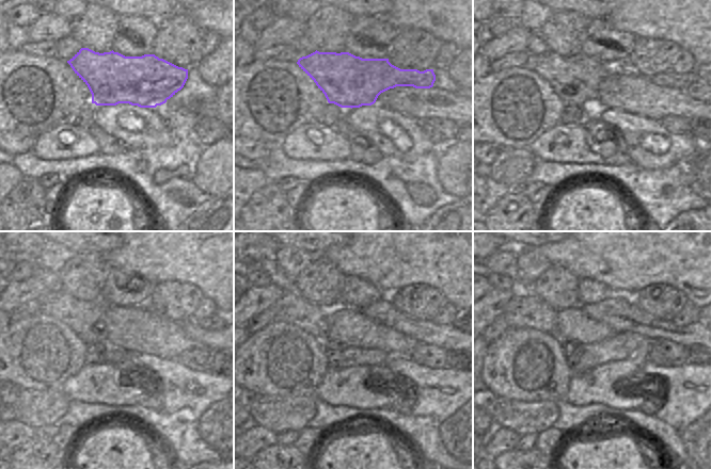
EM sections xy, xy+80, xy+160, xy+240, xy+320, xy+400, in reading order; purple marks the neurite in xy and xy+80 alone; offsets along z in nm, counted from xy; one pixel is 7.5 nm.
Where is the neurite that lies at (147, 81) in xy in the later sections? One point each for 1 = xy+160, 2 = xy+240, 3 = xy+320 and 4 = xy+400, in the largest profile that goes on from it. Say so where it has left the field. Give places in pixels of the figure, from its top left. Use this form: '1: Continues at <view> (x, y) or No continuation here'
1: Continues at xy+160 (575, 80)
2: Continues at xy+240 (84, 318)
3: Continues at xy+320 (291, 308)
4: Continues at xy+400 (525, 309)

